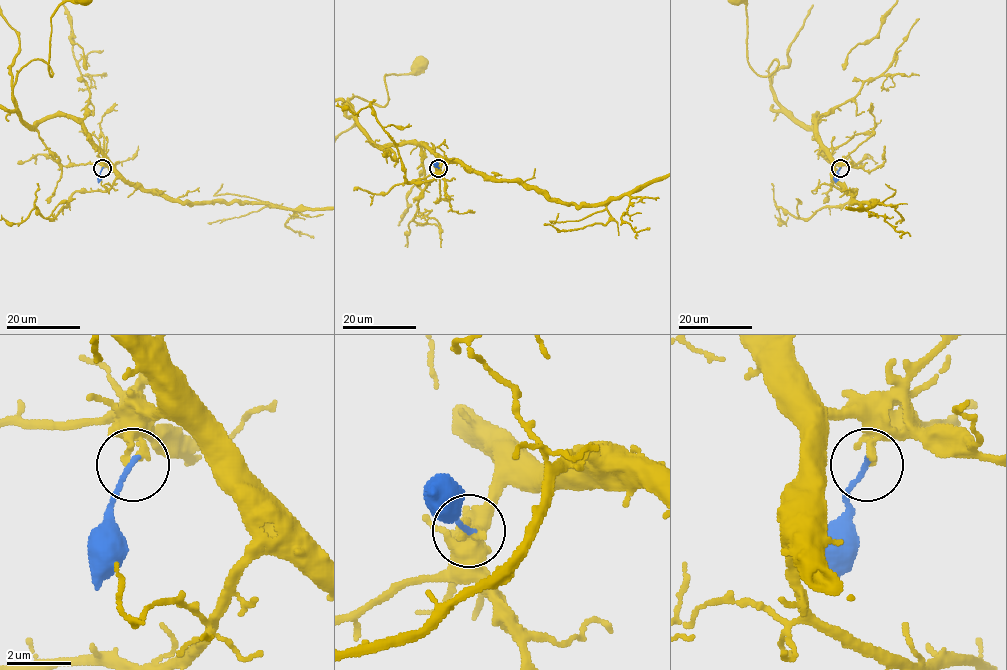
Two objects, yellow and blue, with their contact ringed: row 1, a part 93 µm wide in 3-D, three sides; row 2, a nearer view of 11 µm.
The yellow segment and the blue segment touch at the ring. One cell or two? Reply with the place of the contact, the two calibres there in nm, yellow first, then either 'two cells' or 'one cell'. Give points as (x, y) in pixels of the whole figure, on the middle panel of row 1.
(438, 168) | 200/150 nm | two cells

